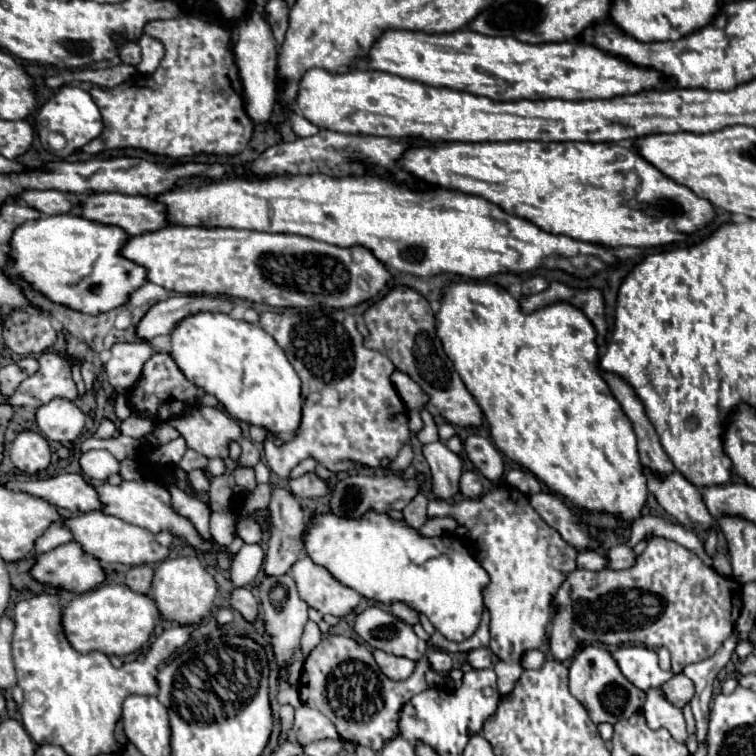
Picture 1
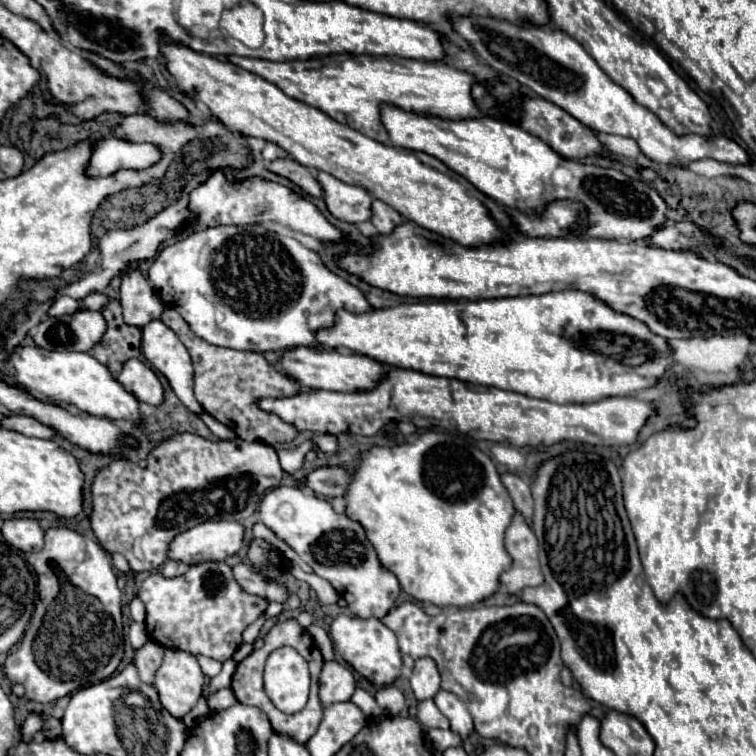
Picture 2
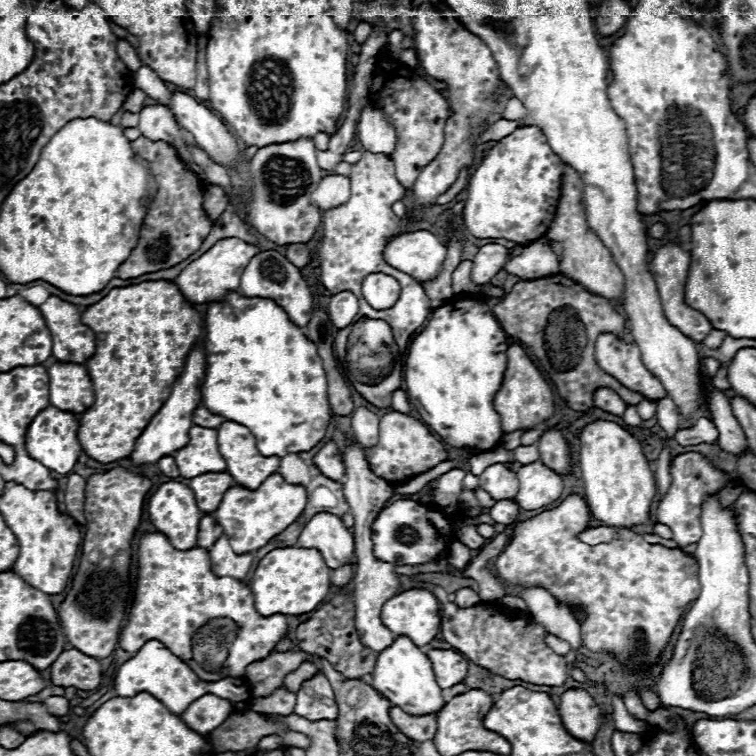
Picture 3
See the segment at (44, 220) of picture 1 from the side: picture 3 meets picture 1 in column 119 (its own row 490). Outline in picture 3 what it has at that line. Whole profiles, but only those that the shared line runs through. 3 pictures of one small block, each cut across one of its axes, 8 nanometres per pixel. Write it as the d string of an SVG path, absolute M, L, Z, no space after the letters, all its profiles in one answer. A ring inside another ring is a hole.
M274 472L256 490L248 490L244 486L232 486L230 490L226 490L222 506L214 510L214 518L228 536L232 550L236 554L244 554L268 544L270 538L274 538L282 530L286 530L292 522L296 522L296 518L306 508L306 502L308 502L308 492L304 486L288 484L278 472Z

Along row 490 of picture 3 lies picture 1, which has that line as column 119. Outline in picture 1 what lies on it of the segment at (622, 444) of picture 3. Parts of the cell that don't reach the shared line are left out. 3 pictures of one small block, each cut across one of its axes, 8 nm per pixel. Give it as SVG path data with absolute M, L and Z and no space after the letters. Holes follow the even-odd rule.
M104 584L96 590L90 590L90 592L84 592L80 596L76 596L74 600L70 600L64 610L62 610L62 630L70 642L72 648L76 648L80 654L88 654L88 652L104 652L104 654L116 654L116 656L126 656L126 654L132 654L136 650L140 650L154 626L158 622L158 608L154 604L154 600L150 596L144 596L144 594L138 594L138 592L132 592L128 586L124 584Z

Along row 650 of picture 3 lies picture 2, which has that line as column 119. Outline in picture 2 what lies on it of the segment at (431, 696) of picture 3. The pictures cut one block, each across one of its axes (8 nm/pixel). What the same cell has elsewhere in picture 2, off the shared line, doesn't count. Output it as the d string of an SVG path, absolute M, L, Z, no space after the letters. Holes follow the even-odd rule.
M38 346L18 348L14 352L14 358L10 360L10 366L16 368L18 382L24 388L28 388L30 392L42 394L58 404L76 406L82 412L108 418L108 420L120 420L130 424L142 422L138 398L132 392L128 392L110 374L110 370L88 352L74 352L74 350L58 352L58 350L42 350Z

